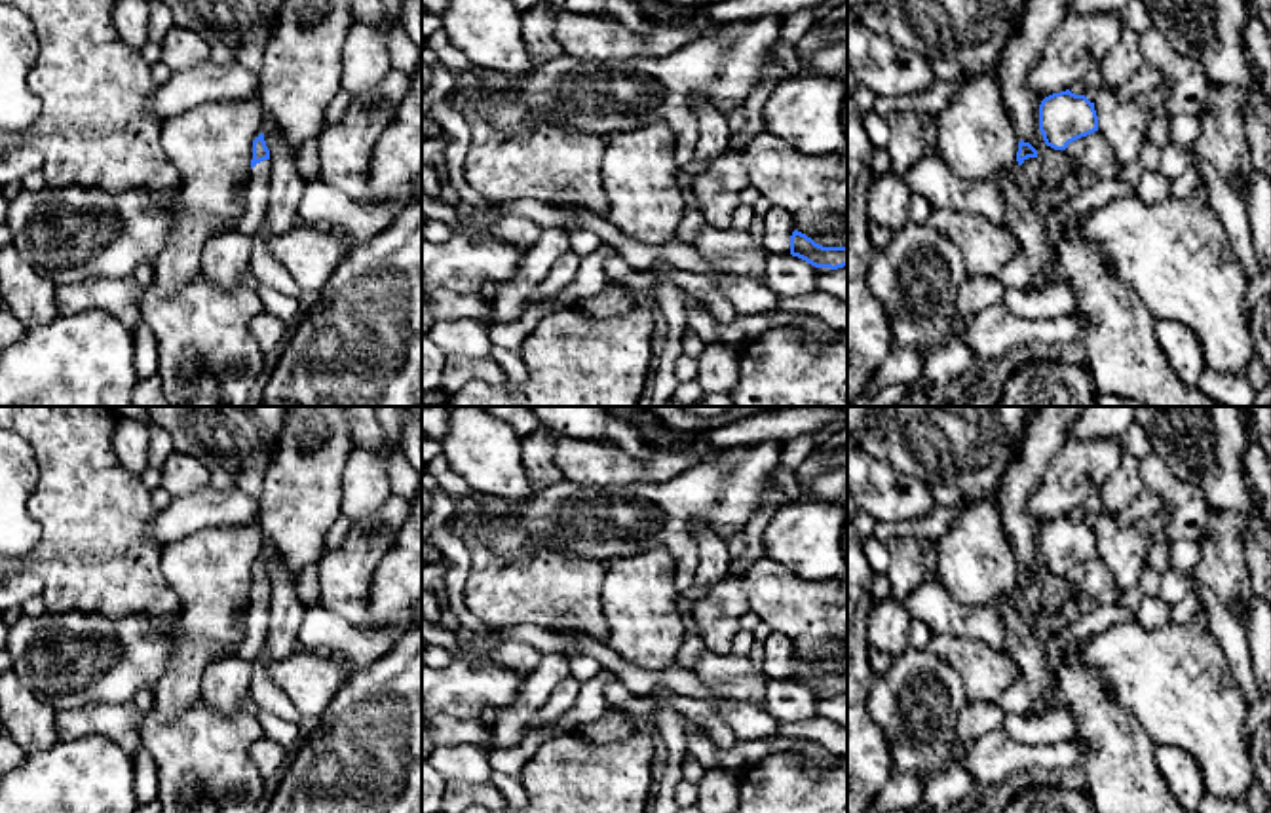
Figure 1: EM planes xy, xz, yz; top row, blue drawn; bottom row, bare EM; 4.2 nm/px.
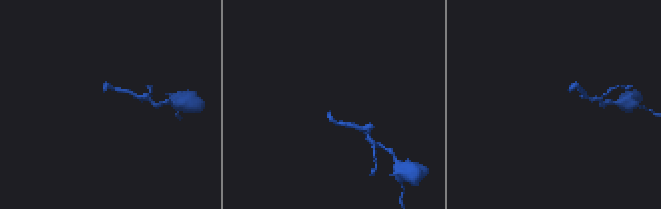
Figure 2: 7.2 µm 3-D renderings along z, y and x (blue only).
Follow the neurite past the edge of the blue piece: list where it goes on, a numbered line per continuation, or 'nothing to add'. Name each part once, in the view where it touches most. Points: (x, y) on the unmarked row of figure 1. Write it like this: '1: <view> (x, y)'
1: xy (257, 618)

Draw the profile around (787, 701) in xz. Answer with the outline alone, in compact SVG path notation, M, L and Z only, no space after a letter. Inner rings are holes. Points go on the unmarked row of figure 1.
M768 678L762 709L779 724L802 724L819 716L815 691L779 678Z

